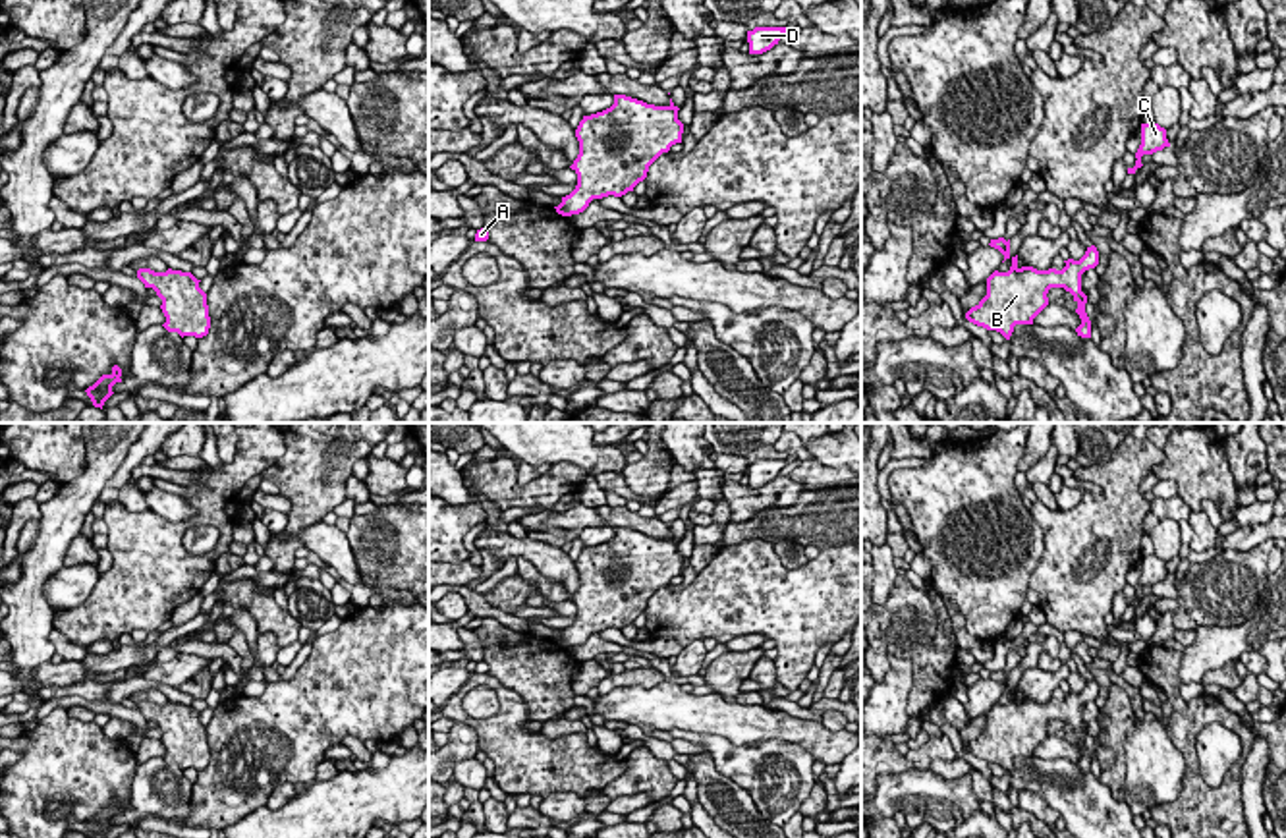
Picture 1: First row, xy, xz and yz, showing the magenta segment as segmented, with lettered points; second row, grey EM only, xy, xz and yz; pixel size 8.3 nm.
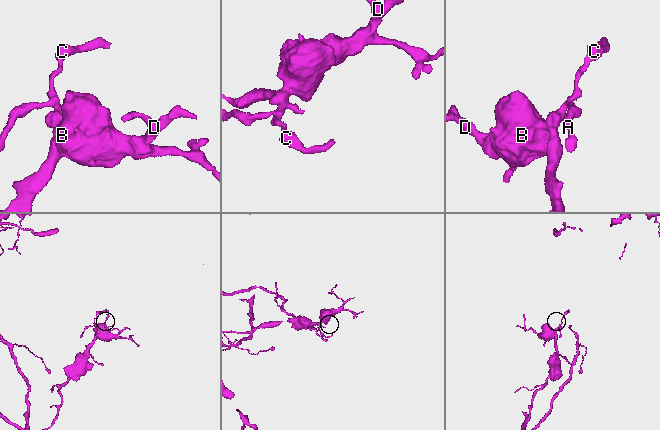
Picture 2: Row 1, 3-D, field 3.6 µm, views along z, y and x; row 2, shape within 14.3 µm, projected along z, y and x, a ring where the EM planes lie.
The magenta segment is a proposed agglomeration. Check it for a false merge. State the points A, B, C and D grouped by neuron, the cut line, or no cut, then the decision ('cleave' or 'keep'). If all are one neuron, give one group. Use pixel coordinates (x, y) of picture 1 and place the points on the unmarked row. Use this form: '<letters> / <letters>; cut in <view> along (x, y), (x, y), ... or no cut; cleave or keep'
A B C D; no cut; keep

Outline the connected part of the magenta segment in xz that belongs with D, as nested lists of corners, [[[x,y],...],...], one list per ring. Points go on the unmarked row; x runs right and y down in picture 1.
[[[755,460],[753,463],[747,463],[749,487],[763,487],[770,483],[778,477],[784,465],[786,460]]]

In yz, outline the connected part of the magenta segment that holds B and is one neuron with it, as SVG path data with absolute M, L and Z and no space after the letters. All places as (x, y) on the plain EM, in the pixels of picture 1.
M991 672L991 680L1010 691L1008 705L994 703L987 711L987 728L965 745L965 751L987 763L1000 765L1010 772L1016 757L1033 757L1033 751L1048 738L1048 722L1064 720L1077 736L1076 745L1081 757L1076 761L1077 768L1091 770L1091 753L1085 745L1087 728L1081 724L1081 707L1099 697L1099 684L1095 678L1087 680L1079 693L1068 691L1062 703L1037 703L1033 699L1018 699L1018 687L1010 687L1010 672Z

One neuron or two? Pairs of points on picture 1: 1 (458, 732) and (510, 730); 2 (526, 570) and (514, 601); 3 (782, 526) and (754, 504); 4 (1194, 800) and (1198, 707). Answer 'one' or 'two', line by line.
1: two
2: two
3: two
4: one

